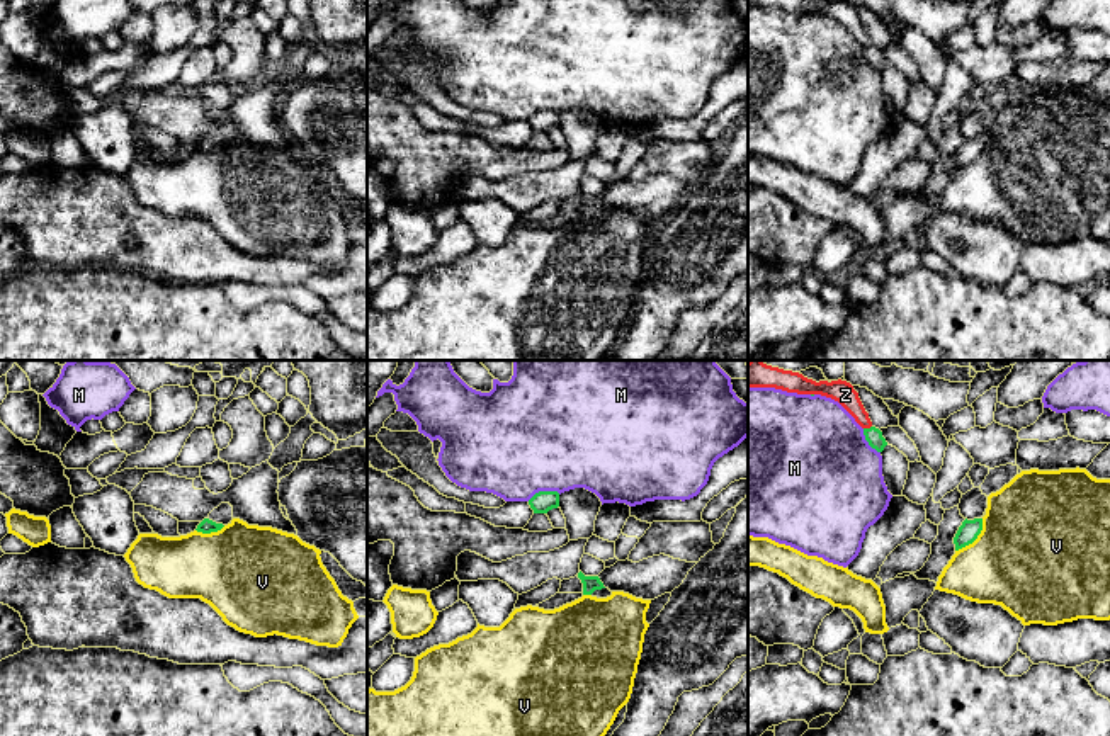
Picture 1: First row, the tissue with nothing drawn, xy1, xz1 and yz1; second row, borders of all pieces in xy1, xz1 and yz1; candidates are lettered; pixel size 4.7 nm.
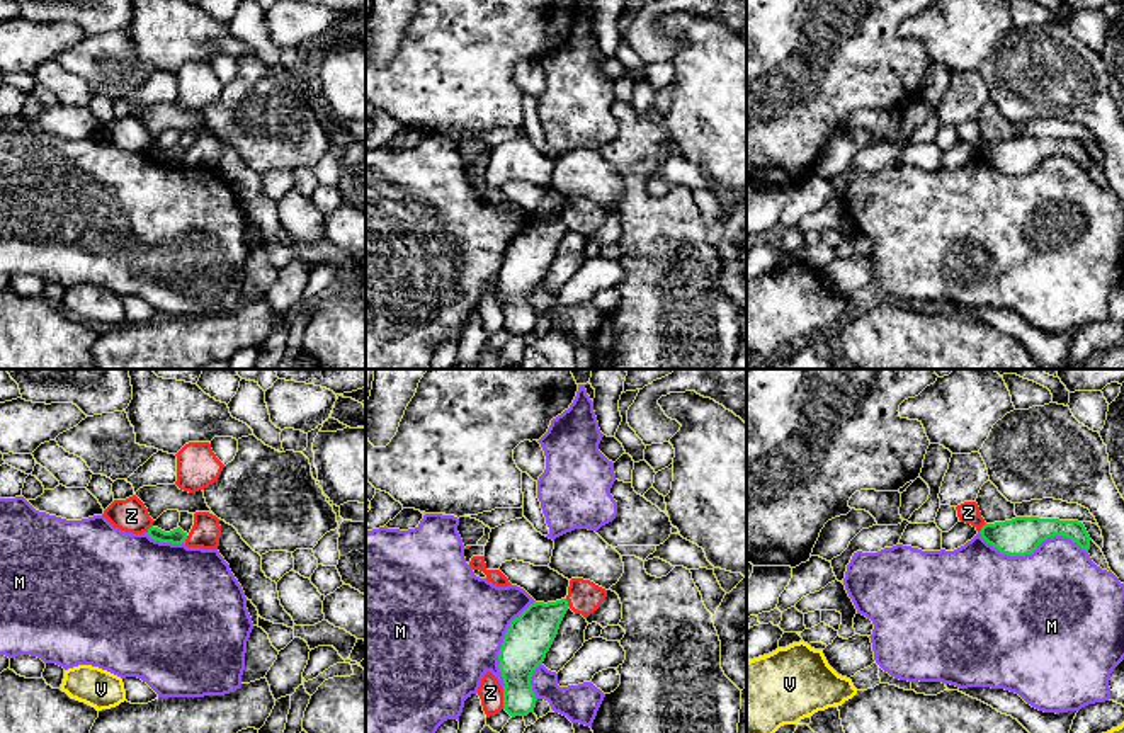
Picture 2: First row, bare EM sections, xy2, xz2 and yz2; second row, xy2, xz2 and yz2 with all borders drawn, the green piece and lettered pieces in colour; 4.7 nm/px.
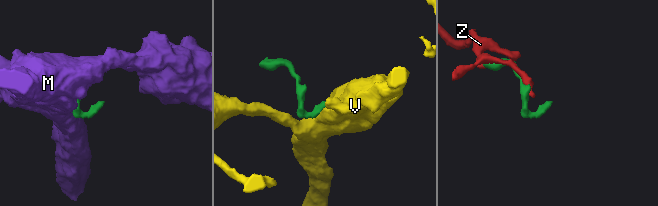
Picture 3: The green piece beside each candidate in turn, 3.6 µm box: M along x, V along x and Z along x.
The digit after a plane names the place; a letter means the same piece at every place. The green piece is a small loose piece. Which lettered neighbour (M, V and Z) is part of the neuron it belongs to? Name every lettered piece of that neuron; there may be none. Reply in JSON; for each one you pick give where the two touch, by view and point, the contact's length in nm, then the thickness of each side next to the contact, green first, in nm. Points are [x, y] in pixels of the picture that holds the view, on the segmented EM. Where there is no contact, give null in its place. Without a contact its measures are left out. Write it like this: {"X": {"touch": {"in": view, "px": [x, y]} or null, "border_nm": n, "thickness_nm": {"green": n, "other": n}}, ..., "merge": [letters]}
{"merge": []}

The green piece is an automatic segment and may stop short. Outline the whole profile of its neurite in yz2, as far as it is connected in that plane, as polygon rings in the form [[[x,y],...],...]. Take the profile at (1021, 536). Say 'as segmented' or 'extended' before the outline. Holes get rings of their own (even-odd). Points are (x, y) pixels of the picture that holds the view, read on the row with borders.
as segmented; [[[1015,517],[1005,522],[985,524],[981,537],[1008,556],[1032,554],[1047,537],[1063,536],[1088,553],[1090,536],[1078,520]]]

